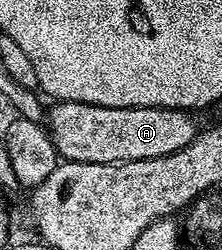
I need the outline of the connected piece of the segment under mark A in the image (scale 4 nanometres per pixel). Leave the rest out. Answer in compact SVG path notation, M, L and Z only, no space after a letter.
M58 101L44 120L48 139L68 163L127 163L168 157L198 136L200 124L188 111L175 107L105 107L76 101Z

